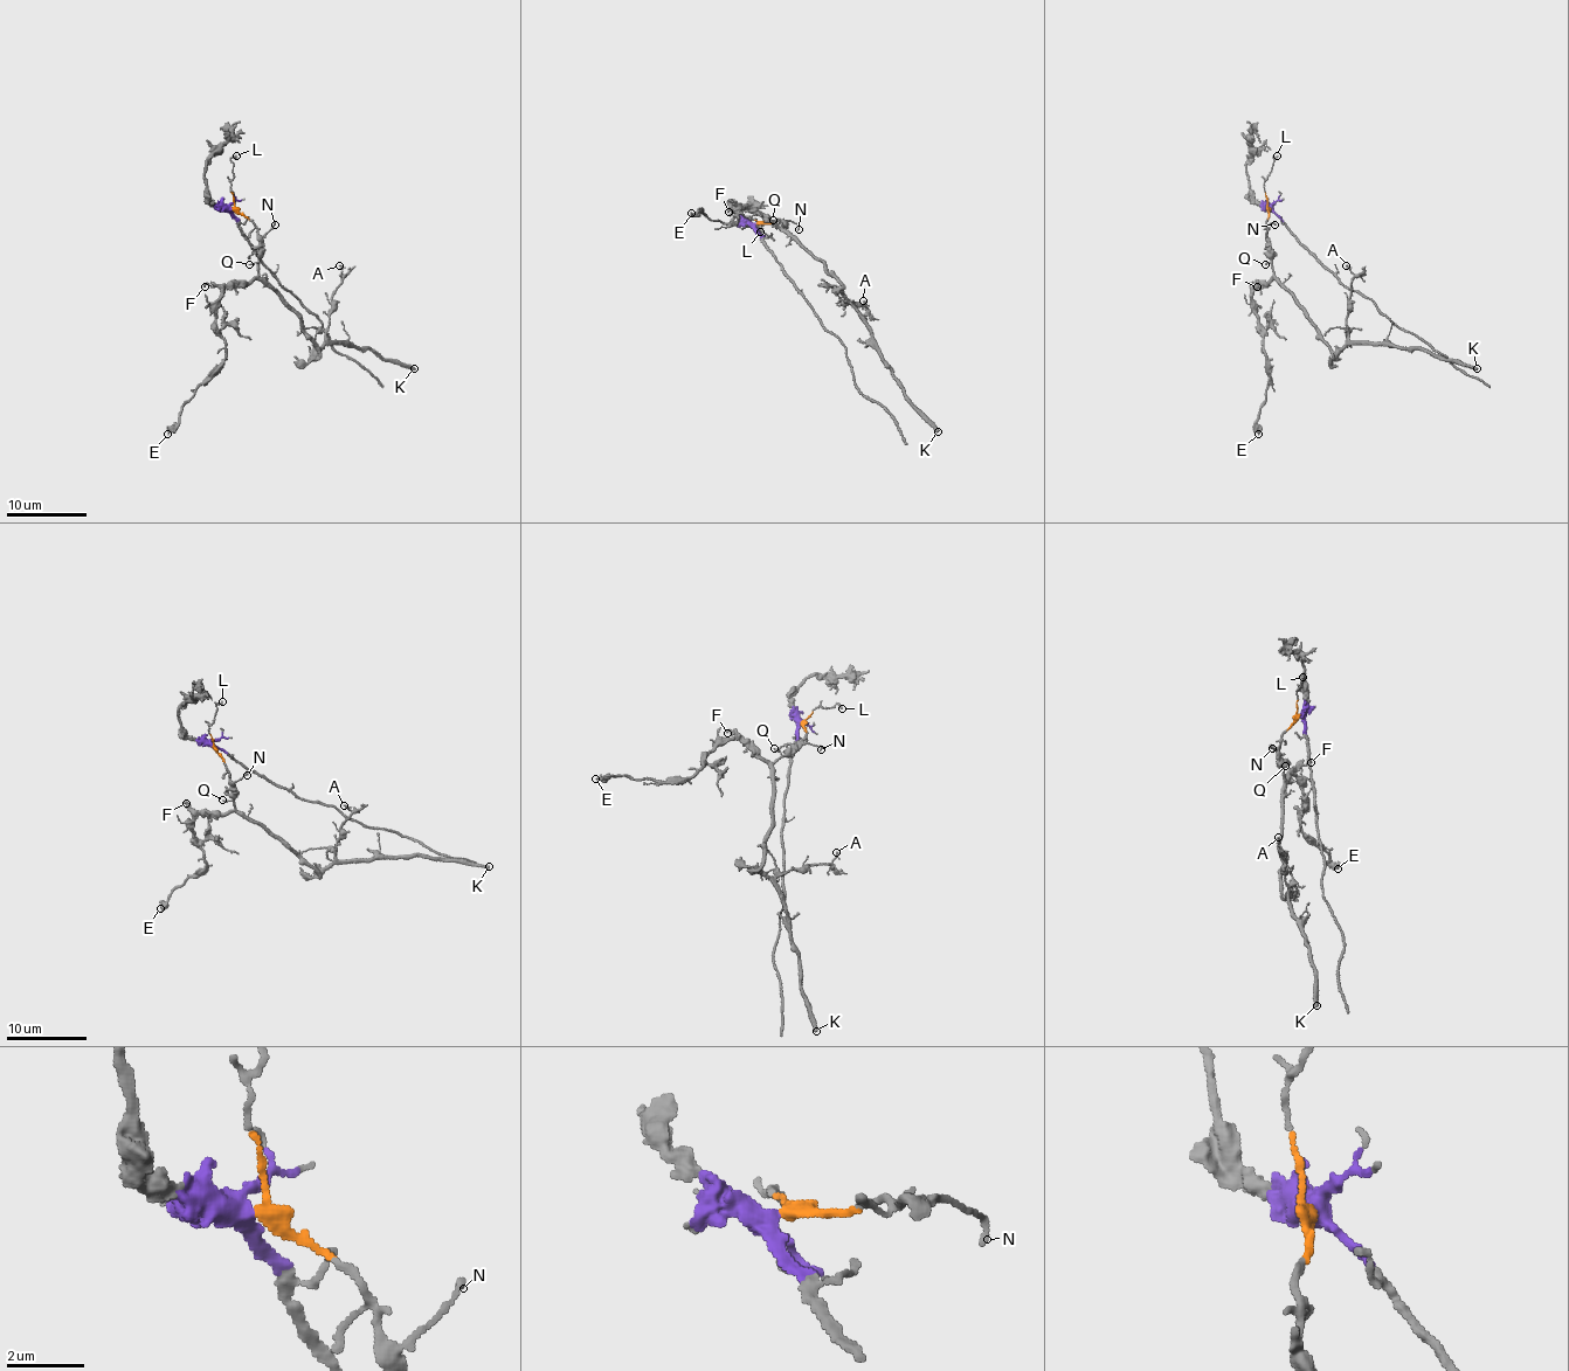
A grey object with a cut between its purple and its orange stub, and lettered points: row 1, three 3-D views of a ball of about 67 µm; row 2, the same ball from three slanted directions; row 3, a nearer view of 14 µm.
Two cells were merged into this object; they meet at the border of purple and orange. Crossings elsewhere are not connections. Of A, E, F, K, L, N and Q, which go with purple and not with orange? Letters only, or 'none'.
none

